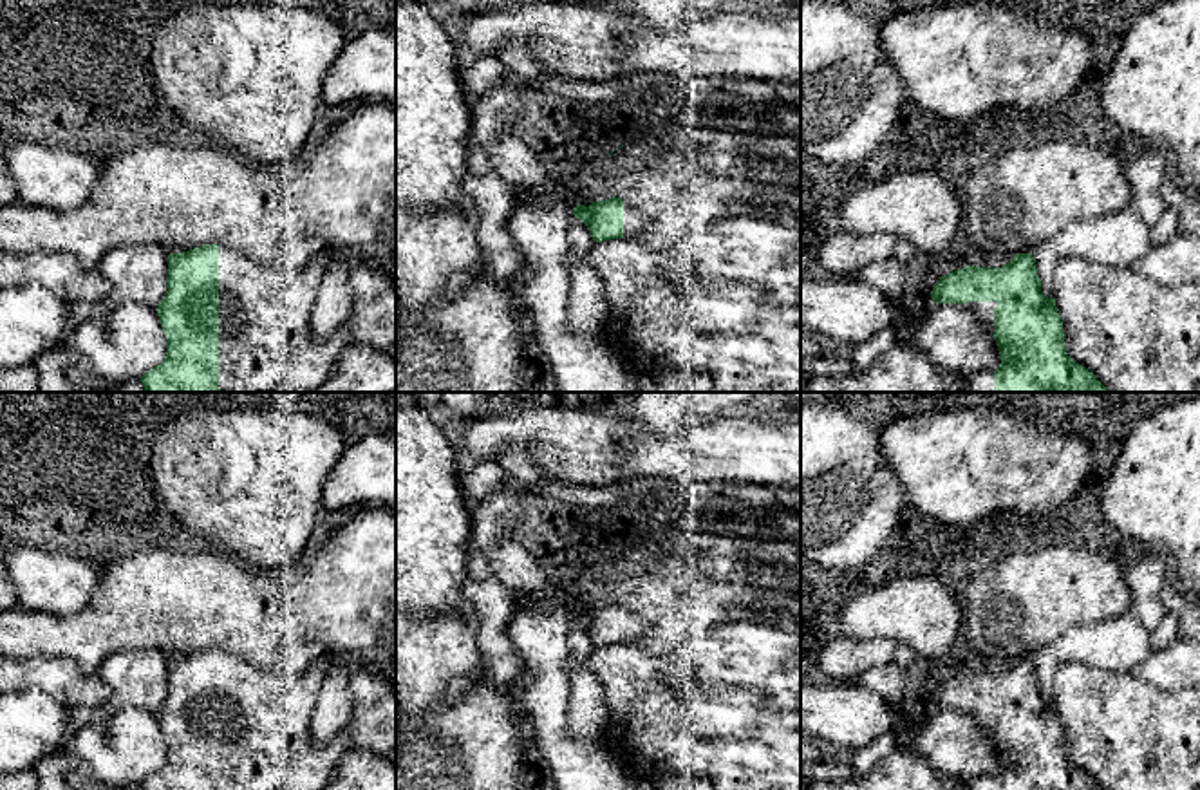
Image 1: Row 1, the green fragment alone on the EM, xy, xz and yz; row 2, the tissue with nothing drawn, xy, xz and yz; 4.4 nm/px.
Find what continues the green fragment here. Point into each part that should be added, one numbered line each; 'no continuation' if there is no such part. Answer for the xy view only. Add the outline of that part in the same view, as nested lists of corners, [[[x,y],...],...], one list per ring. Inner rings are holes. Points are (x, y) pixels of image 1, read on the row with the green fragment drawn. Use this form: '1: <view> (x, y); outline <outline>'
1: xy (266, 344); outline [[[219,246],[219,392],[307,392],[329,378],[343,347],[352,340],[378,347],[396,358],[396,286],[361,257],[351,251],[347,257],[356,309],[342,329],[318,340],[311,331],[311,309],[327,268],[322,257],[286,273]]]

